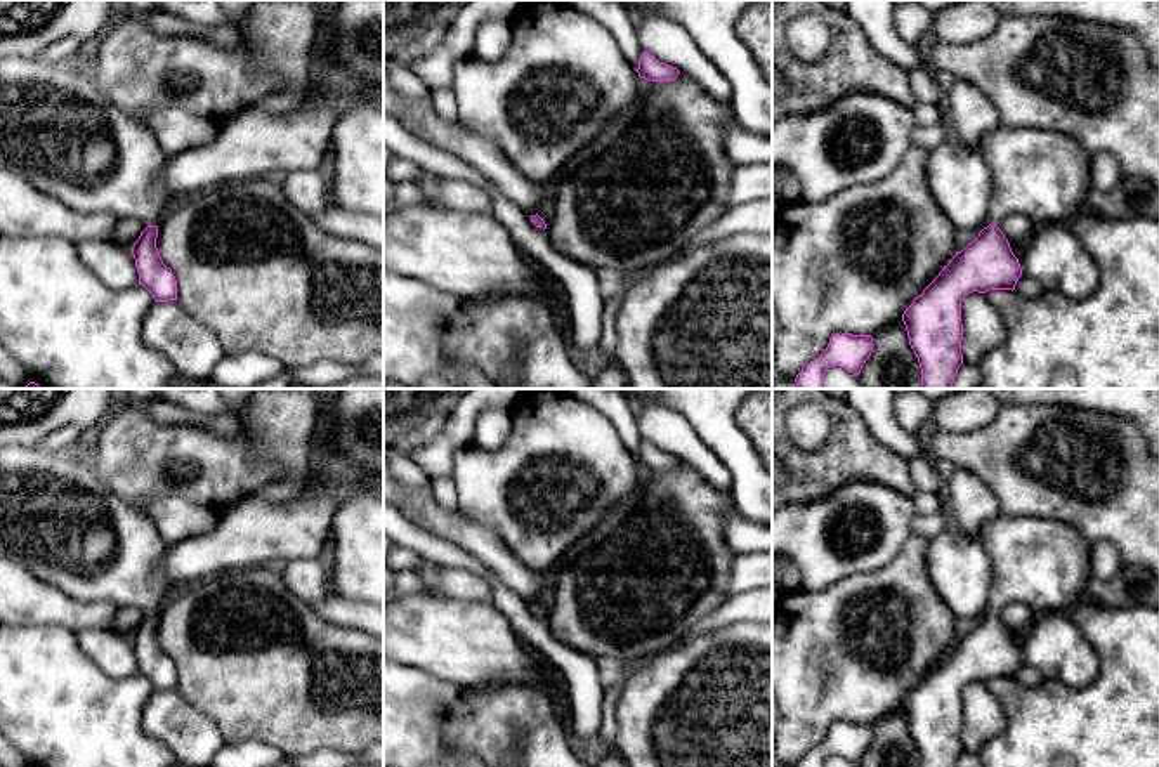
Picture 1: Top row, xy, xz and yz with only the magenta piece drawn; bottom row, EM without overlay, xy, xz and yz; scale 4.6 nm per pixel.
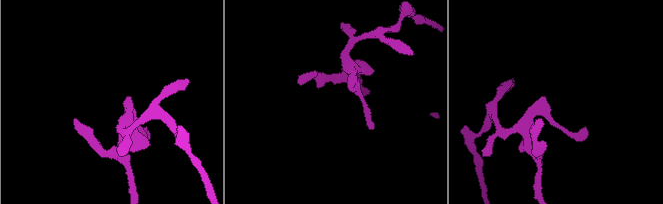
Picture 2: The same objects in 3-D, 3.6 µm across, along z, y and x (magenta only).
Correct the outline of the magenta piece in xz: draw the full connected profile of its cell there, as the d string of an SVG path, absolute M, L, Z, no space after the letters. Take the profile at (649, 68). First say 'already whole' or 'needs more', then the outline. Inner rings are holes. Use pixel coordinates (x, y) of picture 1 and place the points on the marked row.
already whole | M647 52L640 54L637 73L640 78L645 78L649 82L671 82L680 75L677 68L659 62Z

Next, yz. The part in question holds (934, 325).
needs more | M999 125L982 137L977 151L992 174L992 194L987 212L989 226L961 252L956 252L939 276L902 314L909 345L921 368L920 389L953 389L954 377L963 364L961 302L965 297L972 292L1013 292L1022 276L1018 259L998 226L1013 213L1025 215L1034 224L1069 224L1086 205L1086 196L1091 189L1091 156L1076 139L1062 132Z

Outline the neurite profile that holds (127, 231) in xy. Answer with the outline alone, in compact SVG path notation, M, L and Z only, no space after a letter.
M118 219L113 233L113 243L118 246L132 248L146 227L147 224L142 224L137 219Z

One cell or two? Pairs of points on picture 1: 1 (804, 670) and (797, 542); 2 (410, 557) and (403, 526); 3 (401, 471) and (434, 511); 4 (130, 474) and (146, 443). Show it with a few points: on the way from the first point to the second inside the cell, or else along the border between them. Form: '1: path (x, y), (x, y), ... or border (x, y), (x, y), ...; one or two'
1: border (842, 578), (819, 590), (802, 589); two
2: border (401, 545), (417, 550), (425, 559); two
3: border (401, 483), (419, 490), (429, 486); two
4: path (137, 467), (139, 450); one

